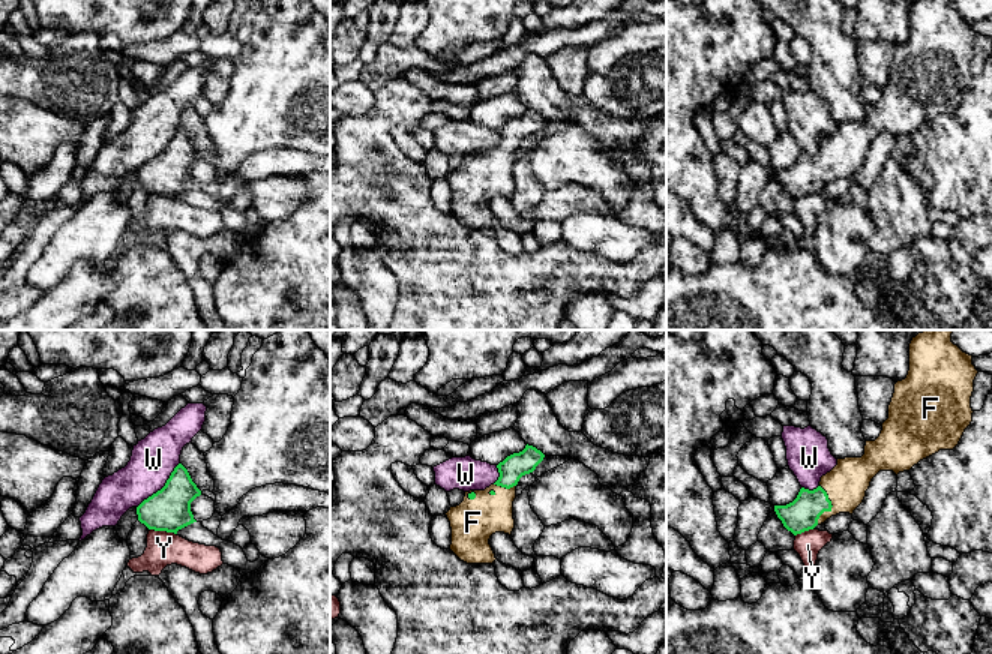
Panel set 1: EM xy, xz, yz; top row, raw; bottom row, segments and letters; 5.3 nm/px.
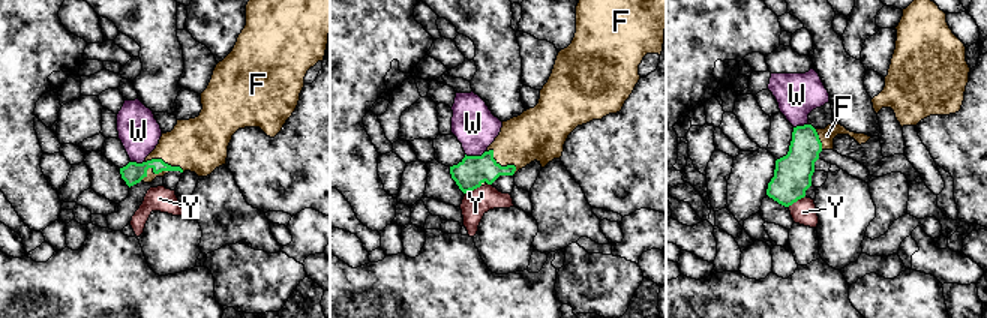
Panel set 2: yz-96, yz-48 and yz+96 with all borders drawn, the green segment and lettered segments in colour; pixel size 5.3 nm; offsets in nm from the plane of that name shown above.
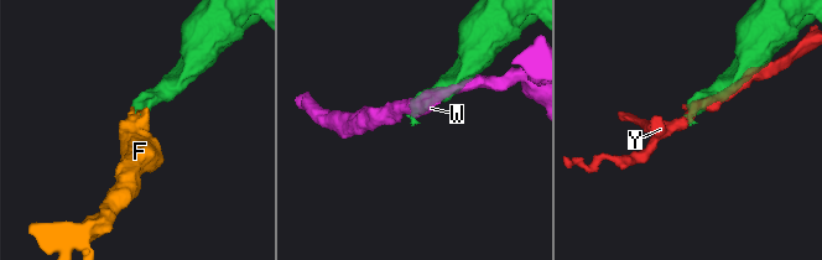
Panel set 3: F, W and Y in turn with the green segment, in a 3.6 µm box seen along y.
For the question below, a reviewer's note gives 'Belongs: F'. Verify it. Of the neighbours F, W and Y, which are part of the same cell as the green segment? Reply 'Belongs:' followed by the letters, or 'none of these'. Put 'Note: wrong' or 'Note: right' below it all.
Belongs: F
Note: right

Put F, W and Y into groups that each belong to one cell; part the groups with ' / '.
F / W / Y

